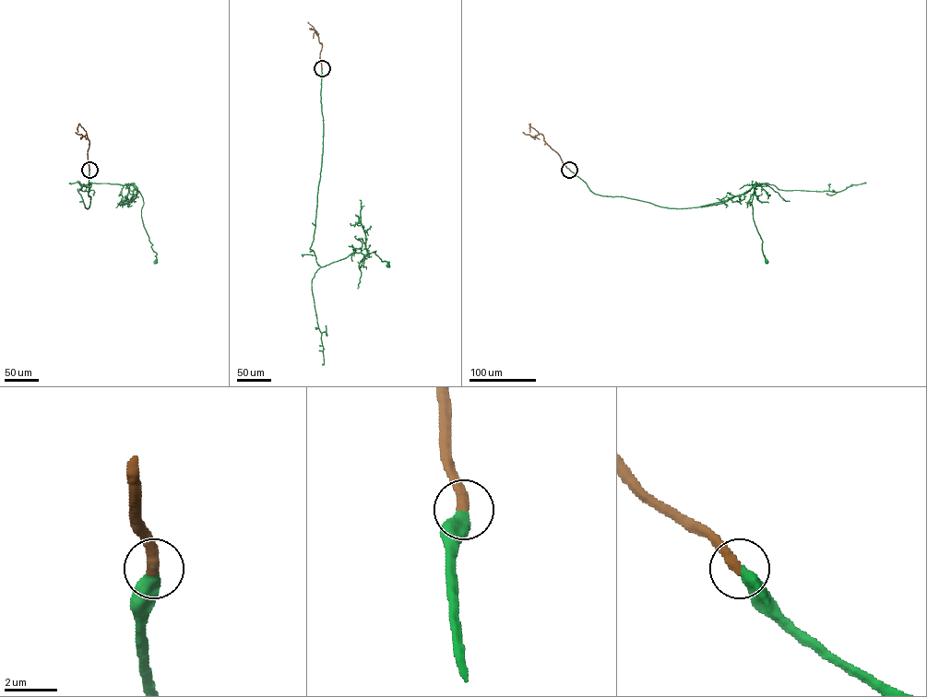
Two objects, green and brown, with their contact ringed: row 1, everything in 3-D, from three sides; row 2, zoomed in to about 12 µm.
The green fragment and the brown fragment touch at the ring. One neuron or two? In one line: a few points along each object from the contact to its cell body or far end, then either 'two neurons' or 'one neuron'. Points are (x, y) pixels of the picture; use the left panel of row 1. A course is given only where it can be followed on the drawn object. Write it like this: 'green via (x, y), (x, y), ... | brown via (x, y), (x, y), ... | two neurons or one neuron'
green via (89, 170), (90, 198), (86, 208), (77, 189), (89, 183), (131, 184), (139, 192), (155, 262) | brown via (89, 170), (89, 141), (79, 124), (77, 132) | one neuron

